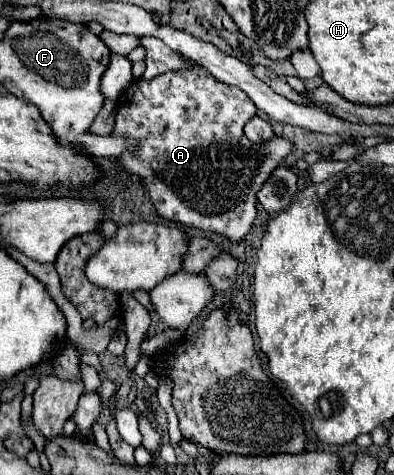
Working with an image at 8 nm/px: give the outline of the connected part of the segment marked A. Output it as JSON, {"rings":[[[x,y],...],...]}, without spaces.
{"rings":[[[194,66],[192,70],[166,72],[152,80],[134,80],[134,84],[120,96],[112,134],[134,136],[140,140],[140,150],[136,154],[124,154],[122,164],[126,170],[142,176],[148,196],[160,216],[238,242],[250,232],[256,218],[256,192],[268,180],[270,172],[284,162],[284,156],[292,148],[288,140],[276,135],[270,140],[270,148],[254,148],[248,142],[243,128],[256,111],[255,104],[240,88],[222,84],[210,76],[206,68]]]}

